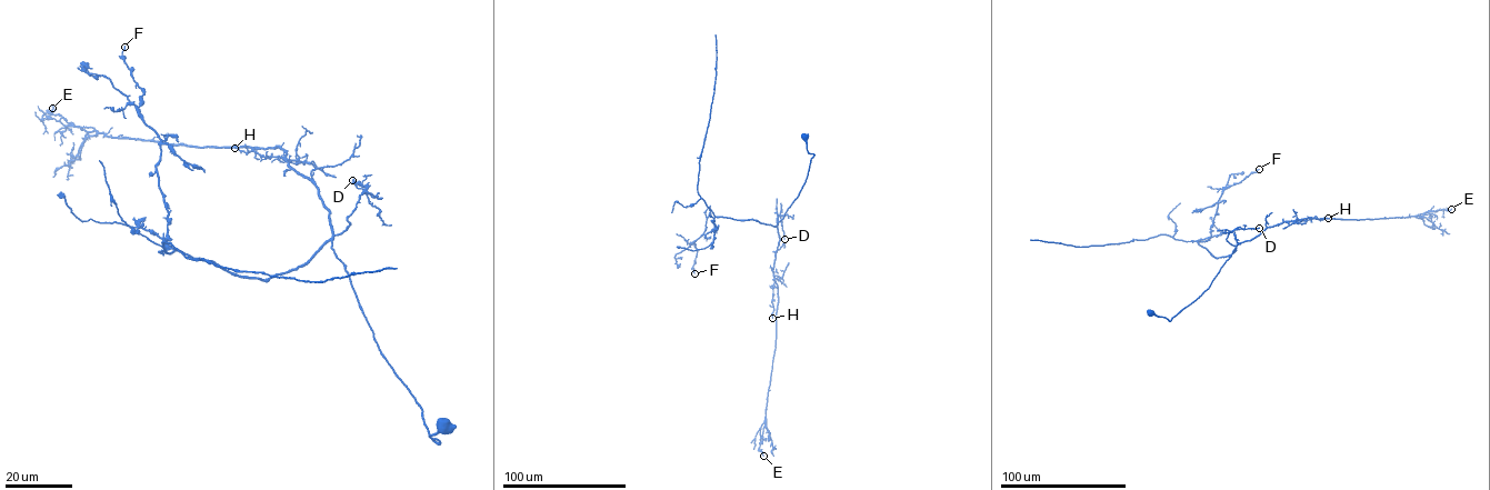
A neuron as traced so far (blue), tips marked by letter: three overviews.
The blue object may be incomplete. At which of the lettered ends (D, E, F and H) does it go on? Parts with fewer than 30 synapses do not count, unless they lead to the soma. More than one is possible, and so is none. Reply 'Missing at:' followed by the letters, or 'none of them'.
Missing at: none of them

